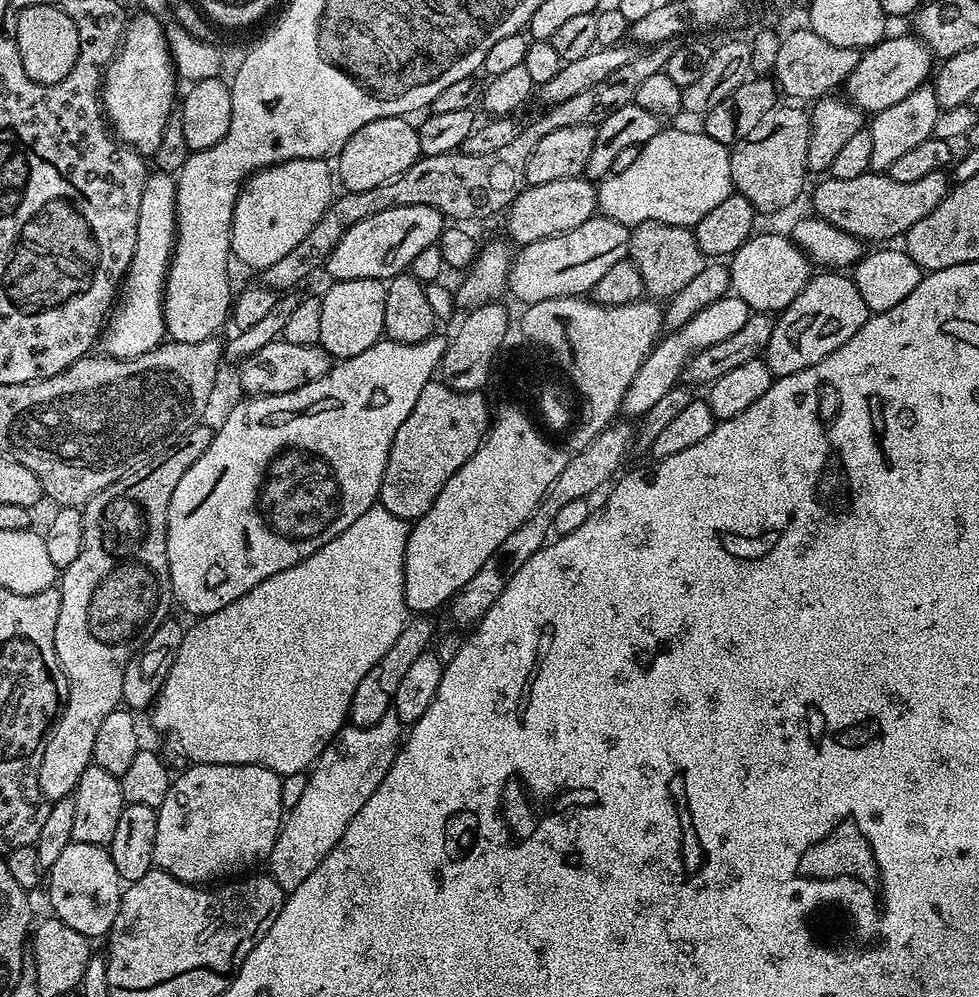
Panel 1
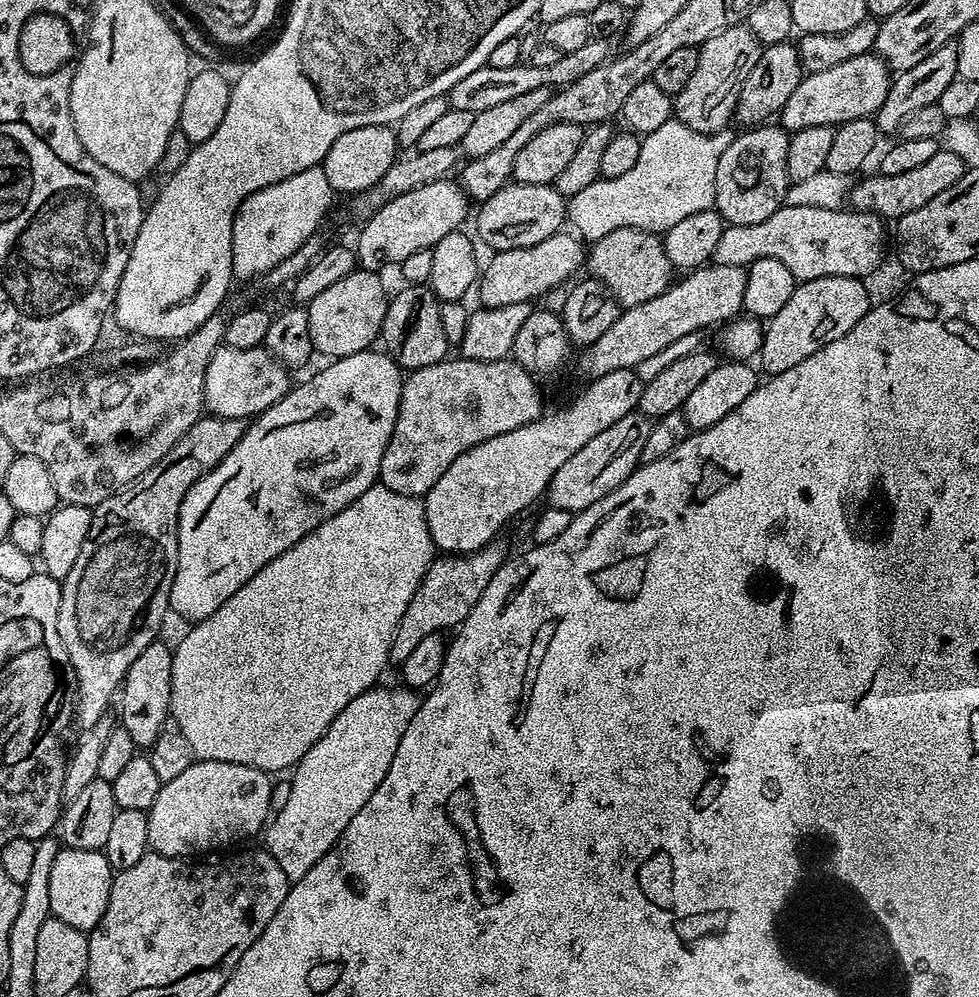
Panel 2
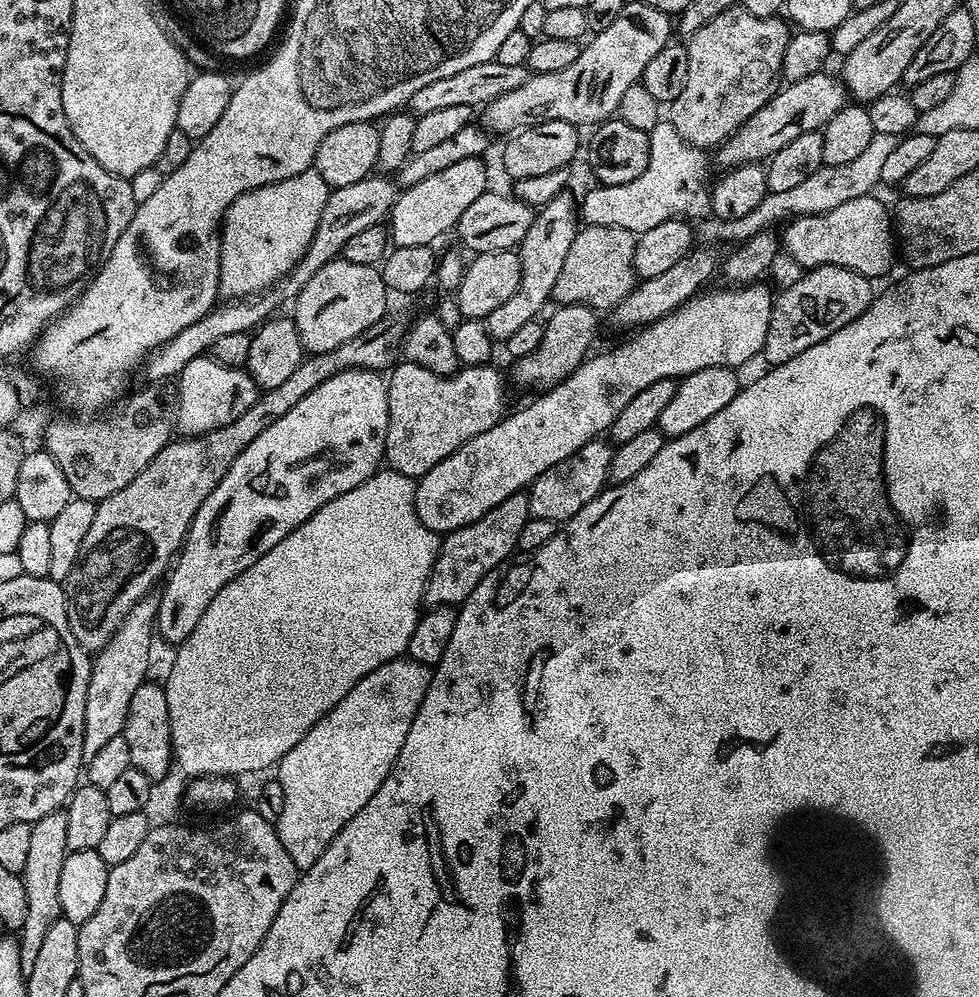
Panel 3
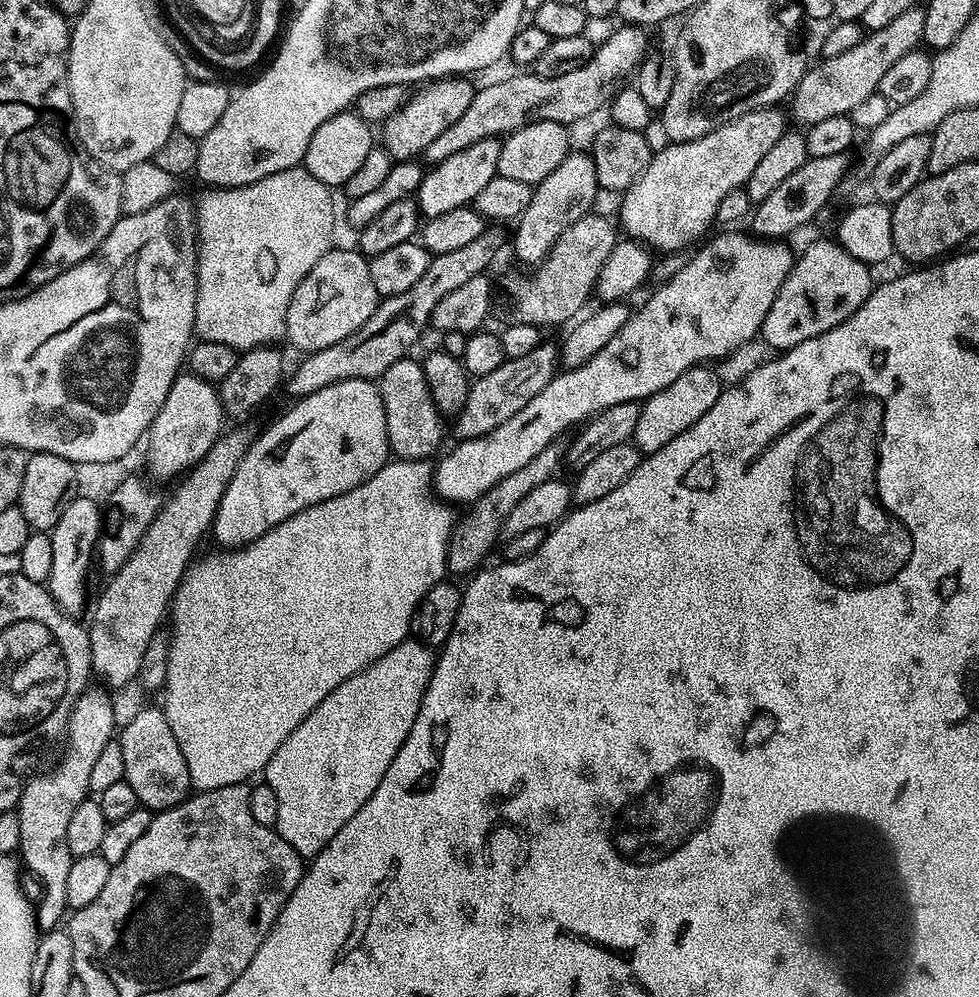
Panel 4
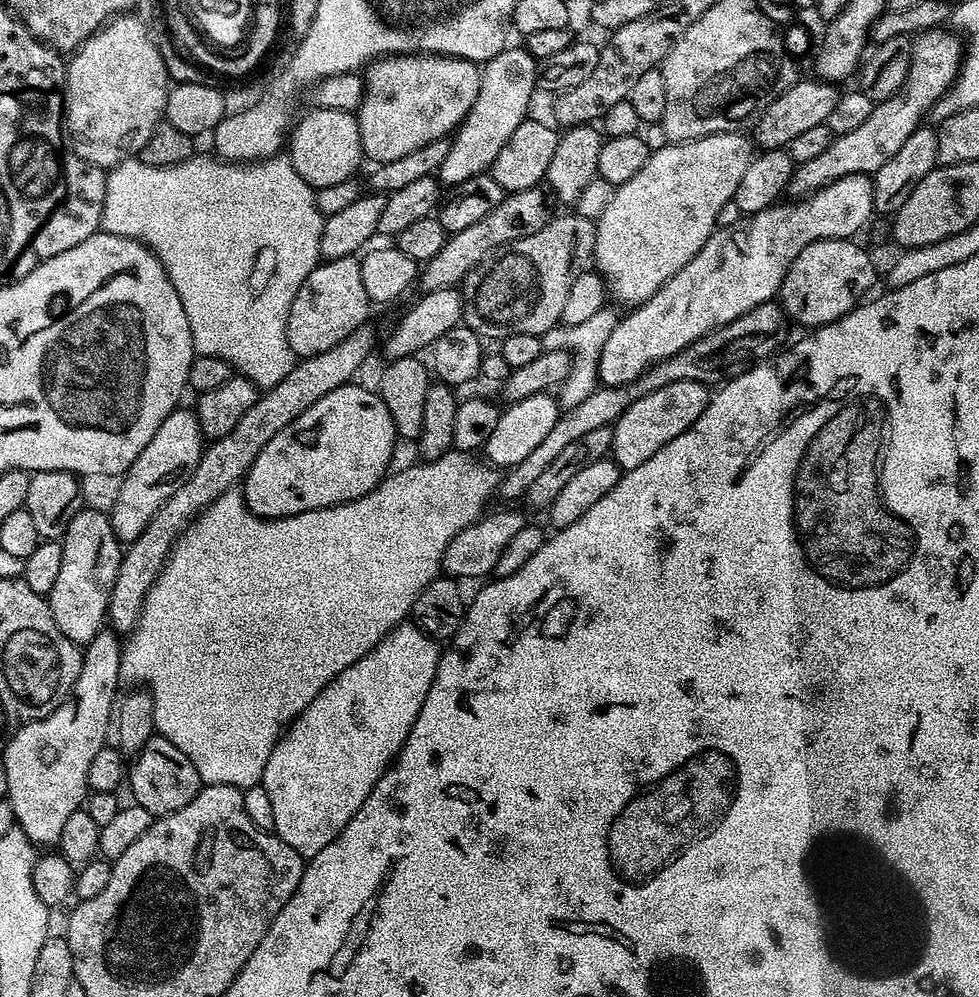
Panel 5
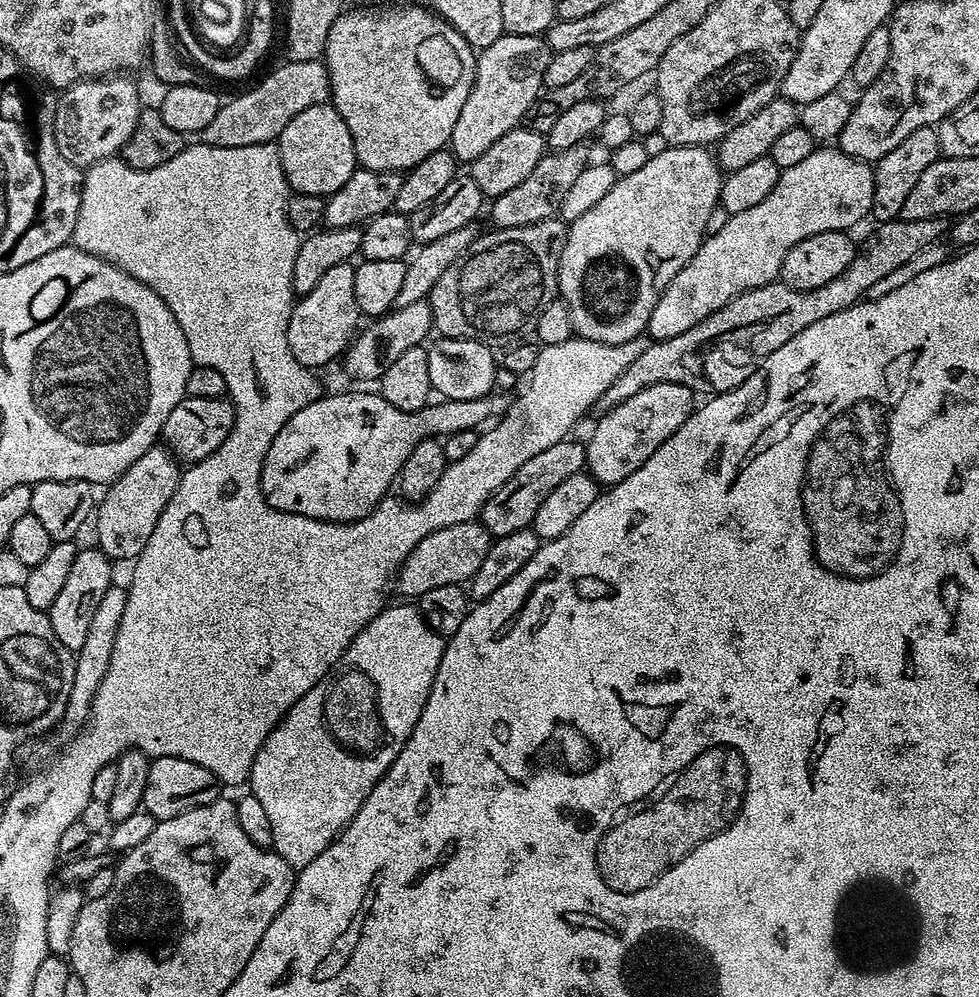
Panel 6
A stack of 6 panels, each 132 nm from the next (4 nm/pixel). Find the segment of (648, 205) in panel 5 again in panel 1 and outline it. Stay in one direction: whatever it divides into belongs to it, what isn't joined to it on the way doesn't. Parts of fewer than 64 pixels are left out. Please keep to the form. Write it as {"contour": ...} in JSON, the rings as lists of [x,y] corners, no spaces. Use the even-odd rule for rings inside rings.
{"contour":[[[912,34],[891,36],[878,41],[873,48],[867,49],[861,55],[858,66],[848,75],[847,99],[865,114],[875,114],[886,110],[886,106],[895,106],[898,102],[902,102],[906,94],[911,94],[914,90],[918,90],[918,86],[929,83],[933,75],[934,56],[923,40]]]}

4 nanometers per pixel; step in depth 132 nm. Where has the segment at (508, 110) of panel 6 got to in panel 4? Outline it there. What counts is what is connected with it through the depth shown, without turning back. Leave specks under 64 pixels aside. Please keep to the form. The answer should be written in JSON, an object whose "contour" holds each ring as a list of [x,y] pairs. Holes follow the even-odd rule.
{"contour":[[[499,139],[474,142],[474,146],[458,150],[458,154],[450,154],[450,158],[446,158],[441,164],[431,165],[424,173],[420,189],[414,194],[419,215],[424,218],[441,216],[450,210],[469,207],[488,185],[490,178],[497,176],[500,146]]]}

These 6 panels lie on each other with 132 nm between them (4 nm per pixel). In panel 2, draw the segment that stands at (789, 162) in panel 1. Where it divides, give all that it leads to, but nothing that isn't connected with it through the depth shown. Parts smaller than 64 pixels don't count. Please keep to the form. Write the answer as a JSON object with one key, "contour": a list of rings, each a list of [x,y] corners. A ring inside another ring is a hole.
{"contour":[[[772,122],[749,127],[739,136],[733,135],[730,146],[718,158],[715,209],[725,225],[754,226],[766,222],[770,214],[784,207],[789,179],[786,170],[789,133]]]}

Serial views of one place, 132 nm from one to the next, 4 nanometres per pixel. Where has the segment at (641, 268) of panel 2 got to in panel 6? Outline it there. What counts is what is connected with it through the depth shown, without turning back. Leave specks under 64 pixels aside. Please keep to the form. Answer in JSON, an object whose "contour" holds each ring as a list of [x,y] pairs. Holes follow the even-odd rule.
{"contour":[[[551,218],[532,225],[491,231],[480,234],[468,251],[443,271],[427,297],[432,308],[432,327],[441,337],[493,342],[503,336],[516,336],[523,328],[531,329],[540,309],[557,295],[556,262],[564,248],[565,221]]]}

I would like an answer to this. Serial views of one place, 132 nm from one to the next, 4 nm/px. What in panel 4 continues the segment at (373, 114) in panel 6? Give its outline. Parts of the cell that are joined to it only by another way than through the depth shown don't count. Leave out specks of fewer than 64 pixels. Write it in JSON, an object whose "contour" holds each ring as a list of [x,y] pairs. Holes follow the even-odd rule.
{"contour":[[[441,78],[433,80],[427,85],[425,92],[409,95],[408,102],[388,120],[383,121],[384,140],[382,146],[390,155],[393,161],[411,160],[419,157],[442,134],[442,130],[448,129],[452,123],[462,118],[466,106],[470,106],[473,85],[468,85],[464,78]]]}

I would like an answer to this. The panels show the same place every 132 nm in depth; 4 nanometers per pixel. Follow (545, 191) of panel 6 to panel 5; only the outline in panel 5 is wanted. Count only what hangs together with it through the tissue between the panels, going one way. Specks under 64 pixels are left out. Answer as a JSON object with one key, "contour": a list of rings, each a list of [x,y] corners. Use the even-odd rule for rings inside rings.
{"contour":[[[539,187],[528,188],[526,191],[507,193],[498,206],[491,208],[486,215],[473,225],[451,233],[445,239],[442,250],[434,258],[425,261],[418,276],[419,287],[423,291],[433,292],[459,285],[472,268],[476,268],[484,259],[502,245],[528,237],[547,223],[546,198]]]}

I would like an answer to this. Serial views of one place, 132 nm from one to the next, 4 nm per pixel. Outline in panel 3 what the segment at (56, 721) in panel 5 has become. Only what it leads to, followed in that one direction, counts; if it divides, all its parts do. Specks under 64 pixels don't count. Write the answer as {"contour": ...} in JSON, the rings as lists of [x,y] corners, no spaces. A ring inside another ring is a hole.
{"contour":[[[66,811],[51,812],[46,818],[37,820],[30,830],[30,851],[26,861],[26,870],[22,873],[22,879],[26,886],[26,922],[18,929],[18,943],[20,946],[20,965],[22,970],[28,973],[34,970],[34,961],[38,959],[38,950],[42,947],[45,935],[54,926],[54,922],[61,919],[60,903],[58,902],[58,882],[62,879],[62,862],[68,857],[68,843],[66,842]]]}

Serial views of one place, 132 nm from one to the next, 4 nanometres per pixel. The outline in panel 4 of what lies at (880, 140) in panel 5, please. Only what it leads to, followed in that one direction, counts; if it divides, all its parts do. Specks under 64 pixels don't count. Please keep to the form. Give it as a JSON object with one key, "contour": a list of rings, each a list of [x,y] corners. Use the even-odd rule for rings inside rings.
{"contour":[[[843,152],[827,158],[809,158],[802,166],[798,166],[790,178],[785,178],[761,204],[755,205],[750,216],[751,231],[757,237],[775,241],[777,238],[788,238],[784,236],[806,227],[823,210],[836,187],[843,182],[848,172],[849,158],[849,153]]]}

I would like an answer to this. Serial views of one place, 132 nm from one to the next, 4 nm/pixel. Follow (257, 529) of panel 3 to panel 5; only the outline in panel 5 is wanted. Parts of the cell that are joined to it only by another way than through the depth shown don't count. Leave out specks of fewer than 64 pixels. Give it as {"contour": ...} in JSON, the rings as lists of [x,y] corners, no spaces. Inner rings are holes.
{"contour":[[[359,383],[343,384],[338,390],[330,390],[326,398],[318,398],[310,410],[298,414],[290,426],[278,430],[266,446],[254,458],[248,468],[248,475],[242,481],[246,506],[255,516],[277,520],[279,516],[302,514],[306,510],[329,508],[335,504],[348,504],[351,500],[370,494],[381,480],[389,475],[388,463],[396,448],[398,437],[396,427],[386,410],[386,402],[375,391],[359,388]]]}

